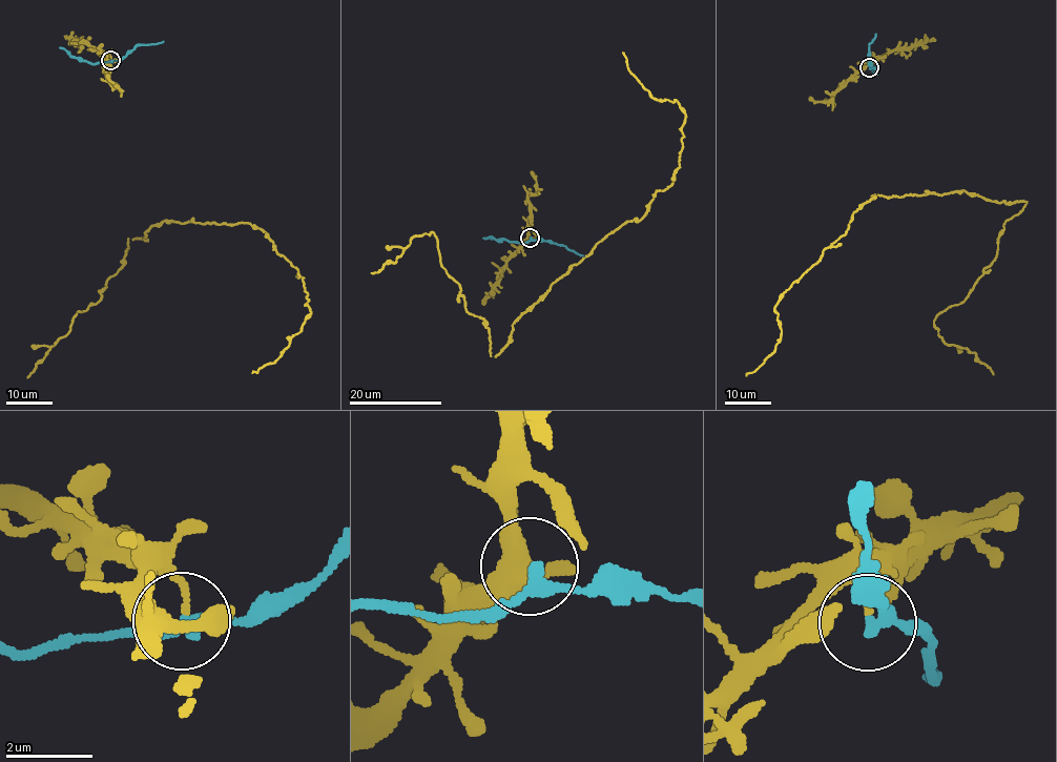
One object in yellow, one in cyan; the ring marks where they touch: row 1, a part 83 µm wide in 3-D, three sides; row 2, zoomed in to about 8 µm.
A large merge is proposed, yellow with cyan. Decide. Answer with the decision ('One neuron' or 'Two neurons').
Two neurons

